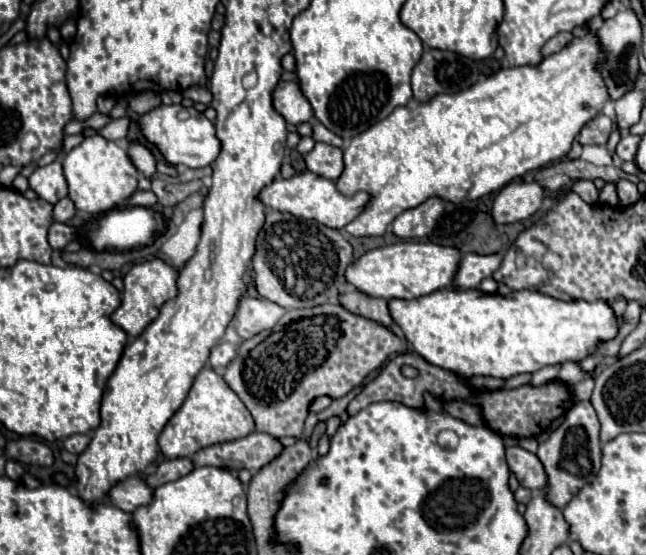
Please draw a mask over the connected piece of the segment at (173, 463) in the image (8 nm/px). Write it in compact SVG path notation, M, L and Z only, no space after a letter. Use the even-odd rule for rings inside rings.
M174 458L174 460L164 460L156 466L156 472L144 474L144 482L150 488L158 488L160 484L178 480L180 476L186 476L194 468L190 458Z

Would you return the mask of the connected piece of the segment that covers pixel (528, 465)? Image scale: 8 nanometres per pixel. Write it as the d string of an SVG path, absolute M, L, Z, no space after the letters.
M514 446L506 448L506 460L522 486L530 490L544 490L548 486L544 464L540 464L540 458L536 454L526 452L520 446Z

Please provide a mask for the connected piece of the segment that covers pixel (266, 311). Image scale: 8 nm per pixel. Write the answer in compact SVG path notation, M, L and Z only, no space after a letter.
M244 298L234 318L234 328L242 340L248 340L262 330L272 328L284 312L286 310L276 302L264 298Z

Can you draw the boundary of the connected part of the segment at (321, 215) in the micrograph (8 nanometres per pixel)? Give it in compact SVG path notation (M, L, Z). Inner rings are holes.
M304 172L304 174L292 176L288 180L276 178L270 186L266 186L260 192L260 200L268 208L274 208L280 212L290 212L298 218L312 218L312 220L318 220L320 224L328 226L328 228L342 230L368 206L370 194L368 192L356 192L354 196L344 196L342 192L338 192L334 180L316 176L314 172Z

